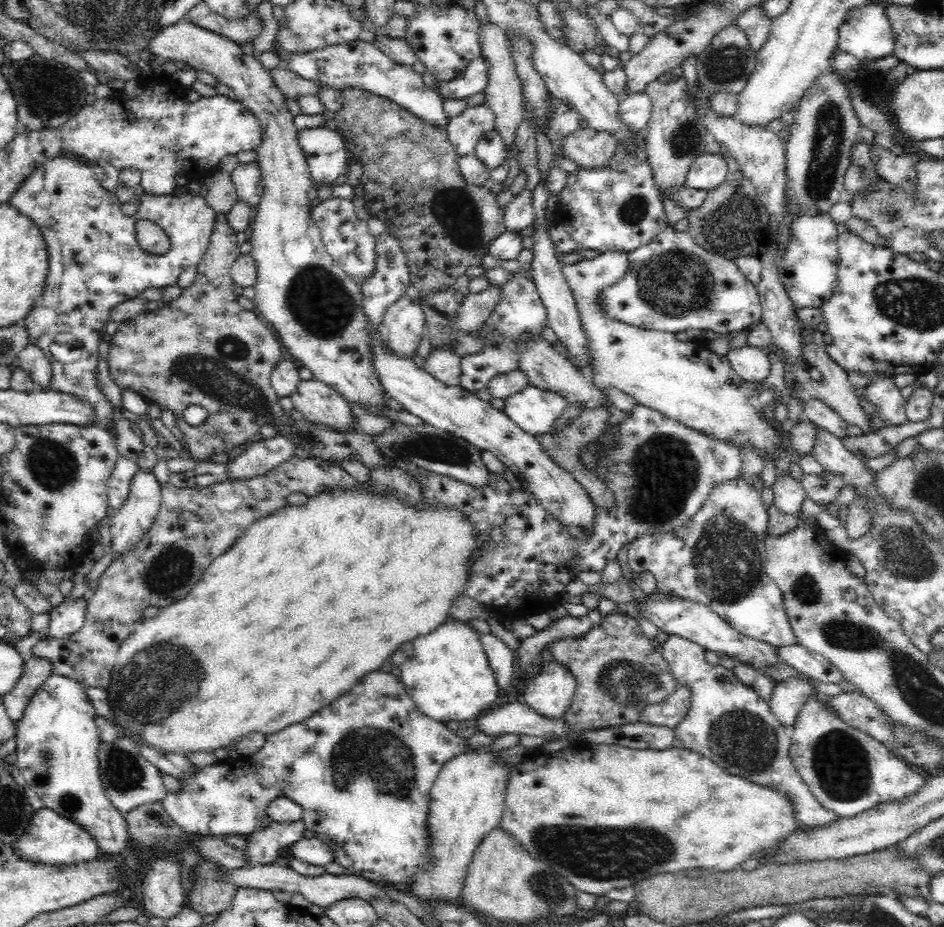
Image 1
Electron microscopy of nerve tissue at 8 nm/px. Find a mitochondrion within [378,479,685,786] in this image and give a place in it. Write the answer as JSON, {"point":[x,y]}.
{"point":[622,677]}

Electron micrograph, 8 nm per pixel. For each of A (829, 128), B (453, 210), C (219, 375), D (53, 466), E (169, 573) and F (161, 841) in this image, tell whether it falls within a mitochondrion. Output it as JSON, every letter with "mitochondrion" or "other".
{"A":"mitochondrion","B":"mitochondrion","C":"mitochondrion","D":"mitochondrion","E":"mitochondrion","F":"mitochondrion"}

